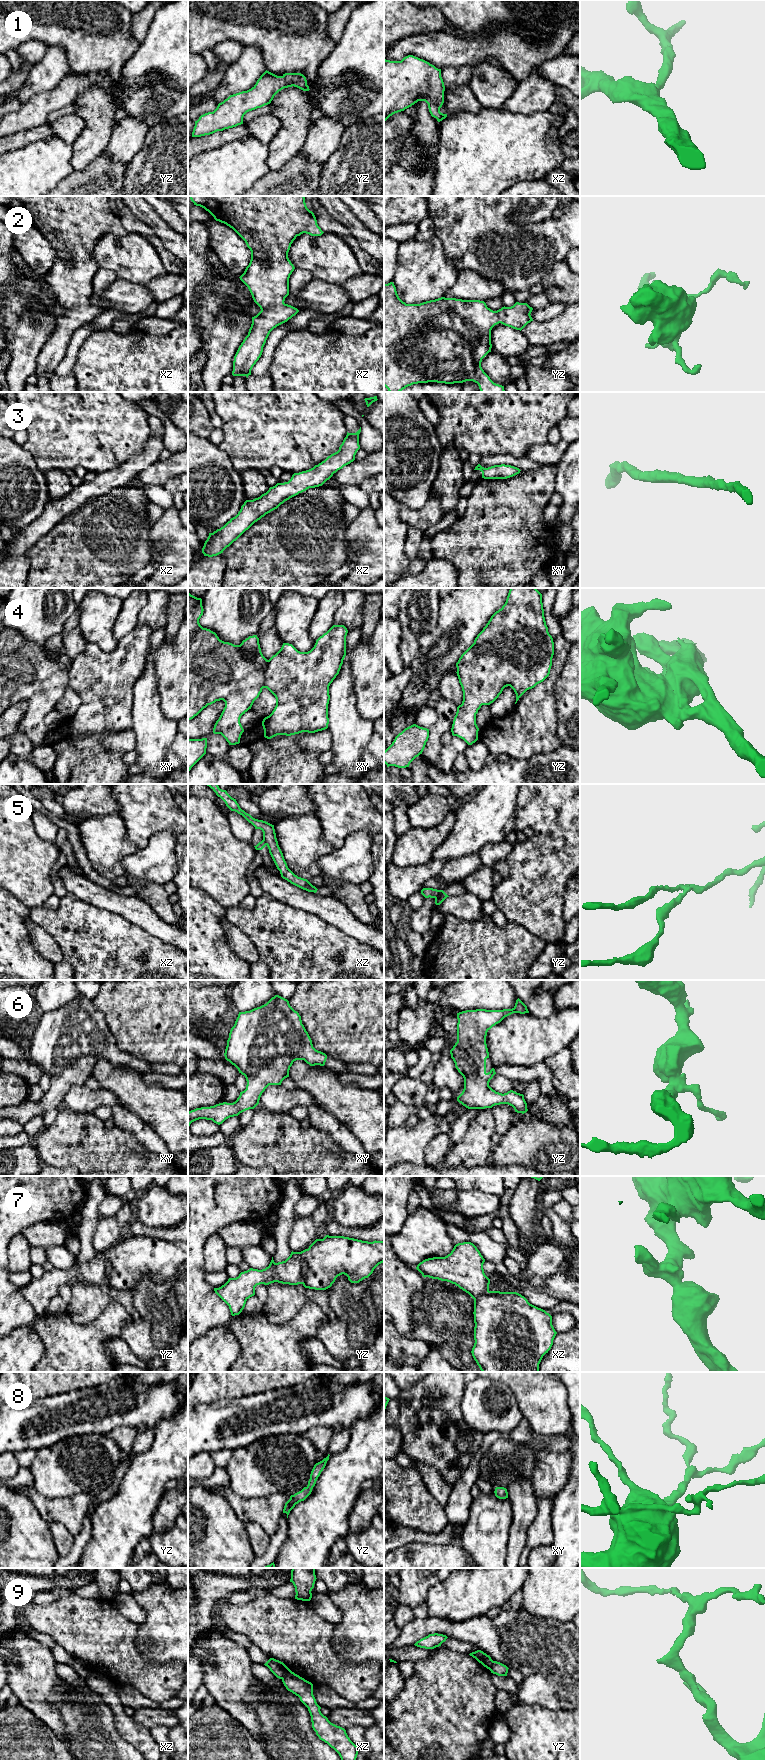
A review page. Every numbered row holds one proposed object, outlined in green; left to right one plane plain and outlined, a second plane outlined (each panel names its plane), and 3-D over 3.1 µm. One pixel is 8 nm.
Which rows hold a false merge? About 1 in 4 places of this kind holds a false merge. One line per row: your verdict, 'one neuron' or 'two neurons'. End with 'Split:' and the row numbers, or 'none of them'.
1: one neuron
2: one neuron
3: one neuron
4: one neuron
5: two neurons
6: one neuron
7: one neuron
8: one neuron
9: two neurons
Split: 5, 9

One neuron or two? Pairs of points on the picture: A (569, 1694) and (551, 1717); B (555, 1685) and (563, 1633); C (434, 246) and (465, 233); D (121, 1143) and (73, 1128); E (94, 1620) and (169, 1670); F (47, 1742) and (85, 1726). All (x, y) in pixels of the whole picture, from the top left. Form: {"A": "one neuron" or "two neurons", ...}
{"A": "two neurons", "B": "two neurons", "C": "two neurons", "D": "one neuron", "E": "one neuron", "F": "two neurons"}

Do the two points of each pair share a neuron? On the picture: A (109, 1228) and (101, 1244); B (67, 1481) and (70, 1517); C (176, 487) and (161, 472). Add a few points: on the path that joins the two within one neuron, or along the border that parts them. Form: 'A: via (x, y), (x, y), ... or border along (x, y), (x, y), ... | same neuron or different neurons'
A: via (107, 1232), (103, 1240) | same neuron
B: border along (91, 1494), (78, 1493), (71, 1497), (44, 1497) | different neurons
C: border along (177, 475), (168, 478), (163, 485) | different neurons

